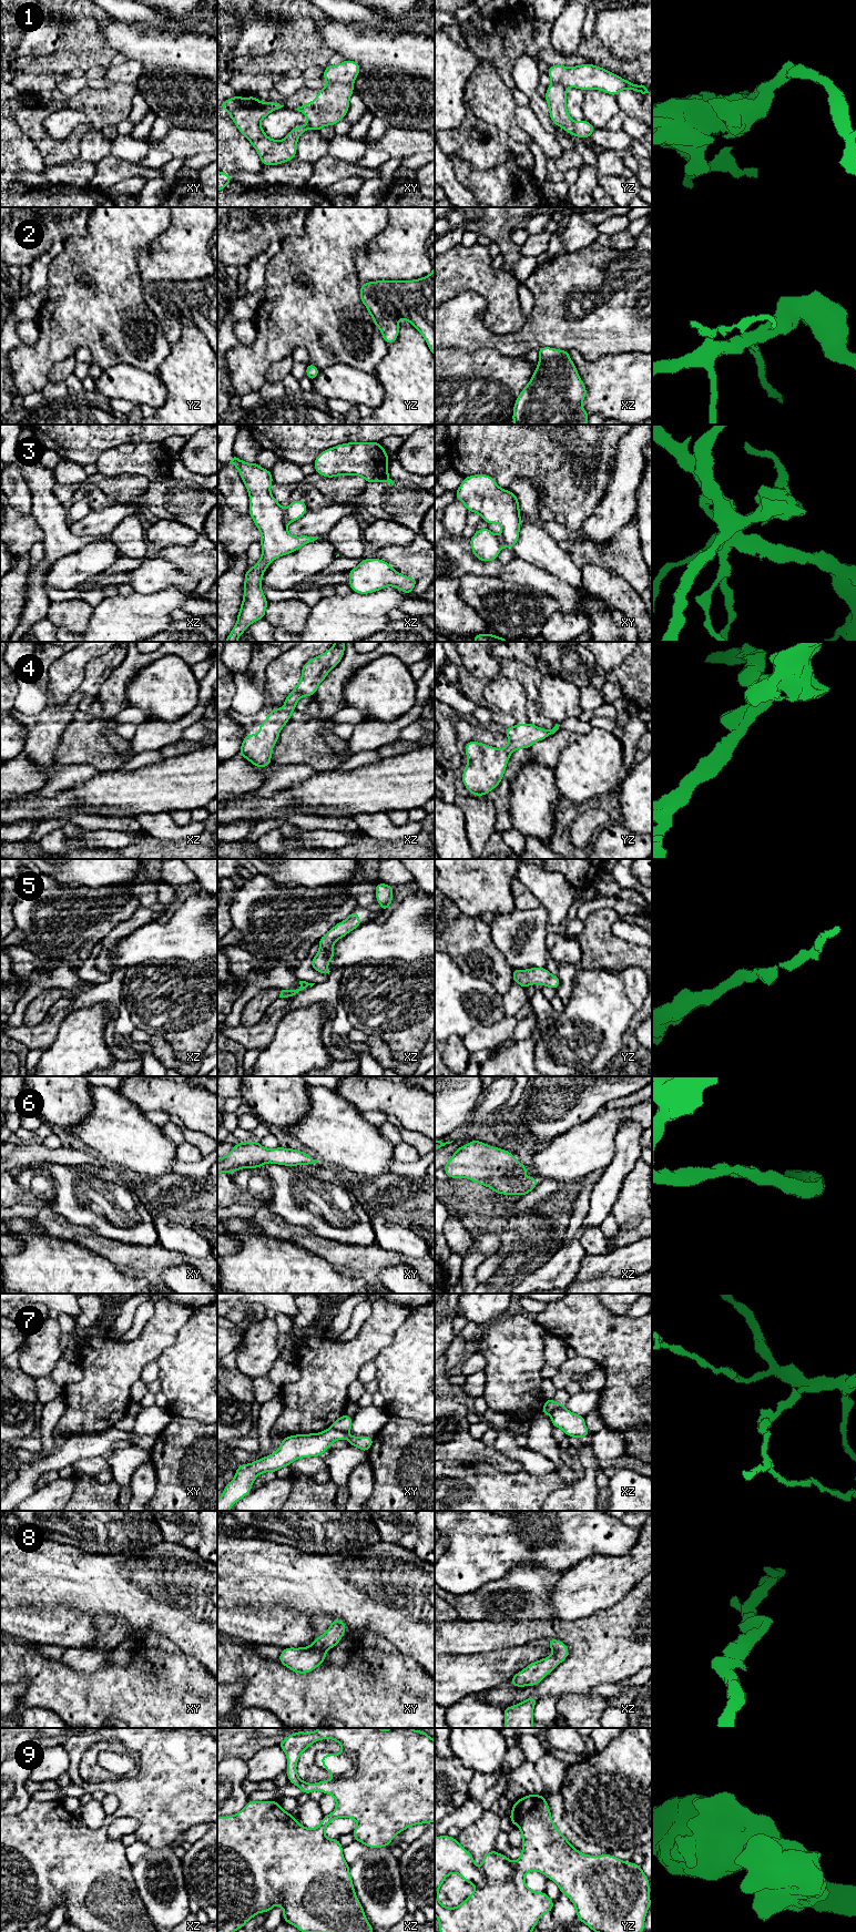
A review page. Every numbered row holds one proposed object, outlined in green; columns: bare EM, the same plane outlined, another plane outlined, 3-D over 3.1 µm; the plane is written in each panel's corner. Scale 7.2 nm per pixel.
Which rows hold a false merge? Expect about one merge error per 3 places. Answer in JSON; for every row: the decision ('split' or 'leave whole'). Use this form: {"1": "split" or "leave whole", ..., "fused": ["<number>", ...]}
{"1": "split", "2": "leave whole", "3": "split", "4": "leave whole", "5": "leave whole", "6": "leave whole", "7": "split", "8": "leave whole", "9": "leave whole", "fused": ["1", "3", "7"]}

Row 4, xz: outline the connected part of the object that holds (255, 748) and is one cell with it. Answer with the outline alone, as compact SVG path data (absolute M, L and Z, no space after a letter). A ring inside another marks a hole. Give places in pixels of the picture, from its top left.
M345 642L335 644L319 656L303 665L302 677L295 688L285 698L283 708L272 709L259 726L259 733L244 735L238 755L245 757L255 767L263 768L272 763L272 750L277 743L281 729L296 711L299 698L314 696L318 685L326 678L332 668L338 665L345 652Z

